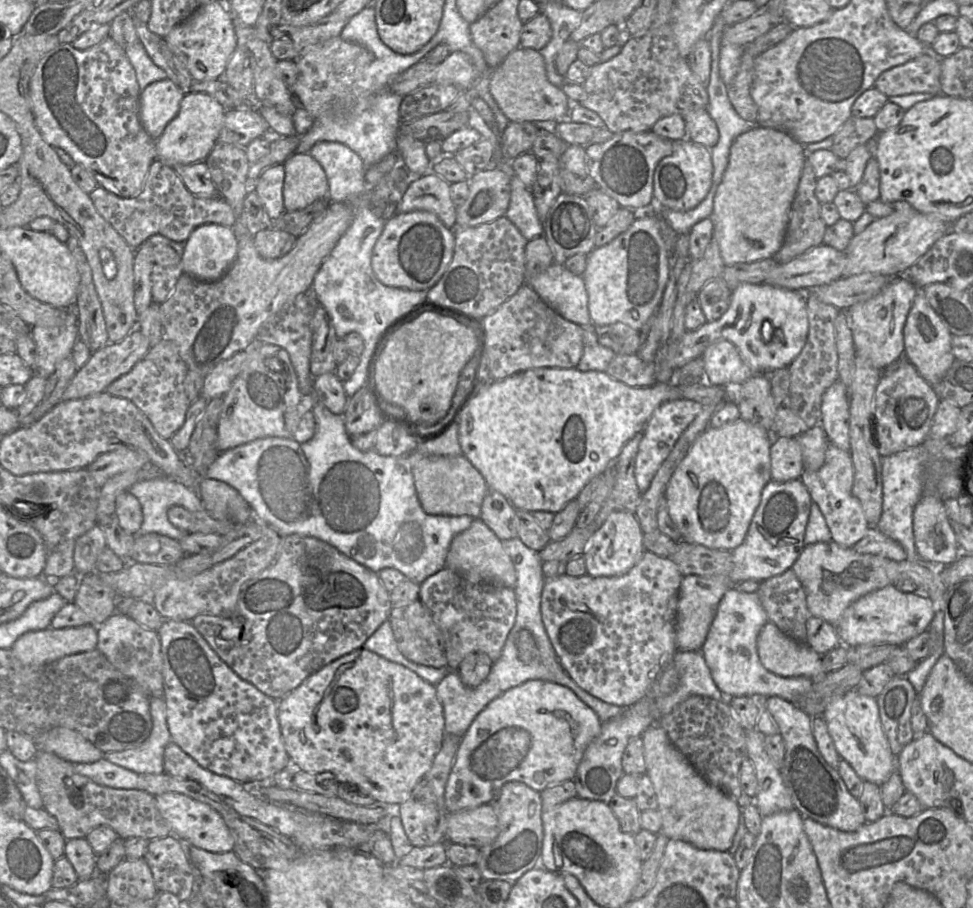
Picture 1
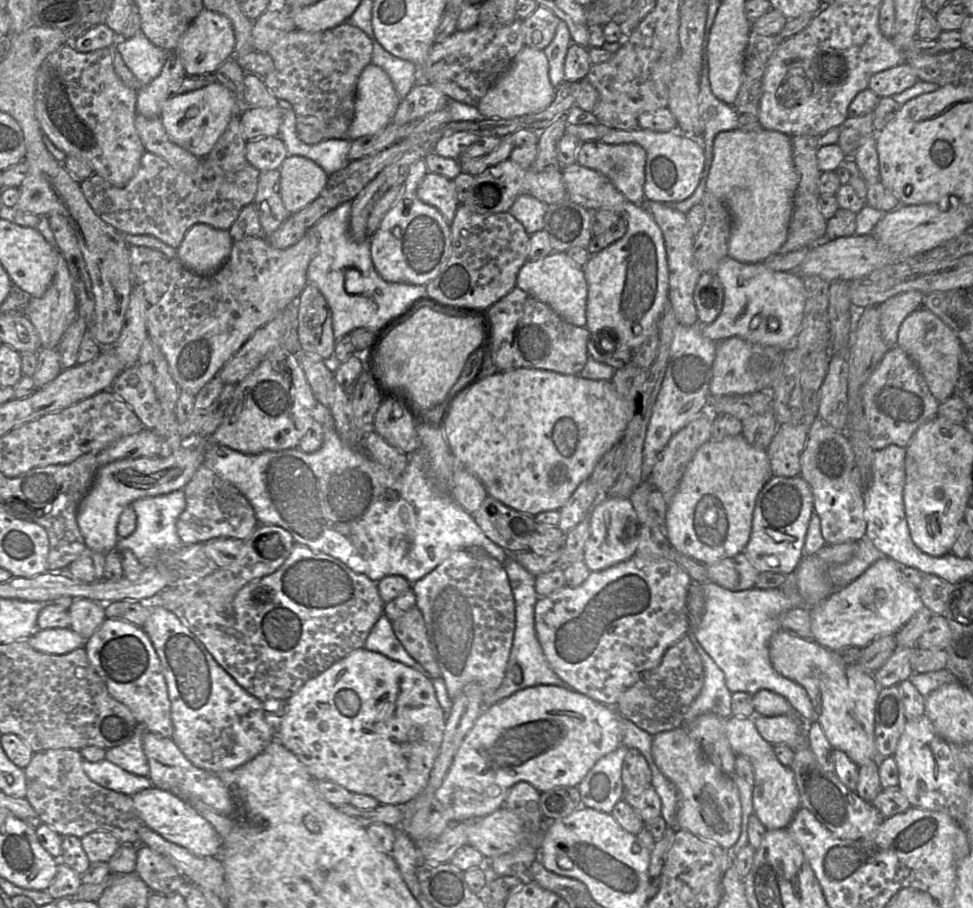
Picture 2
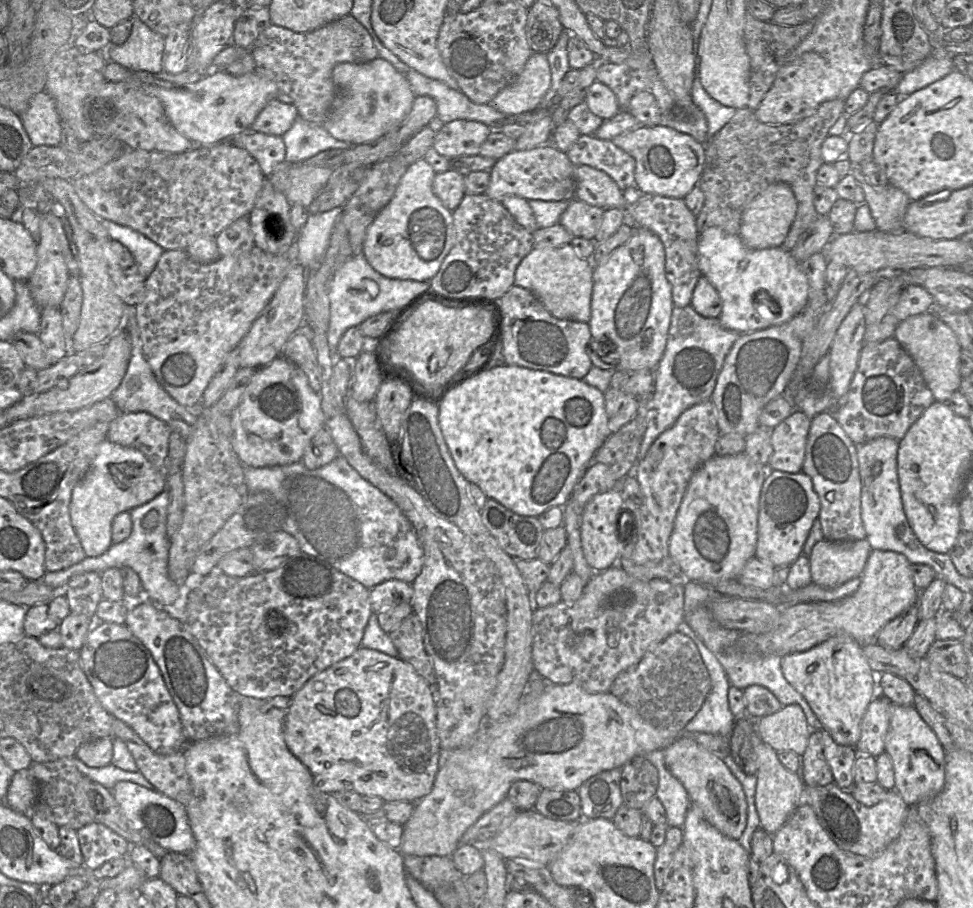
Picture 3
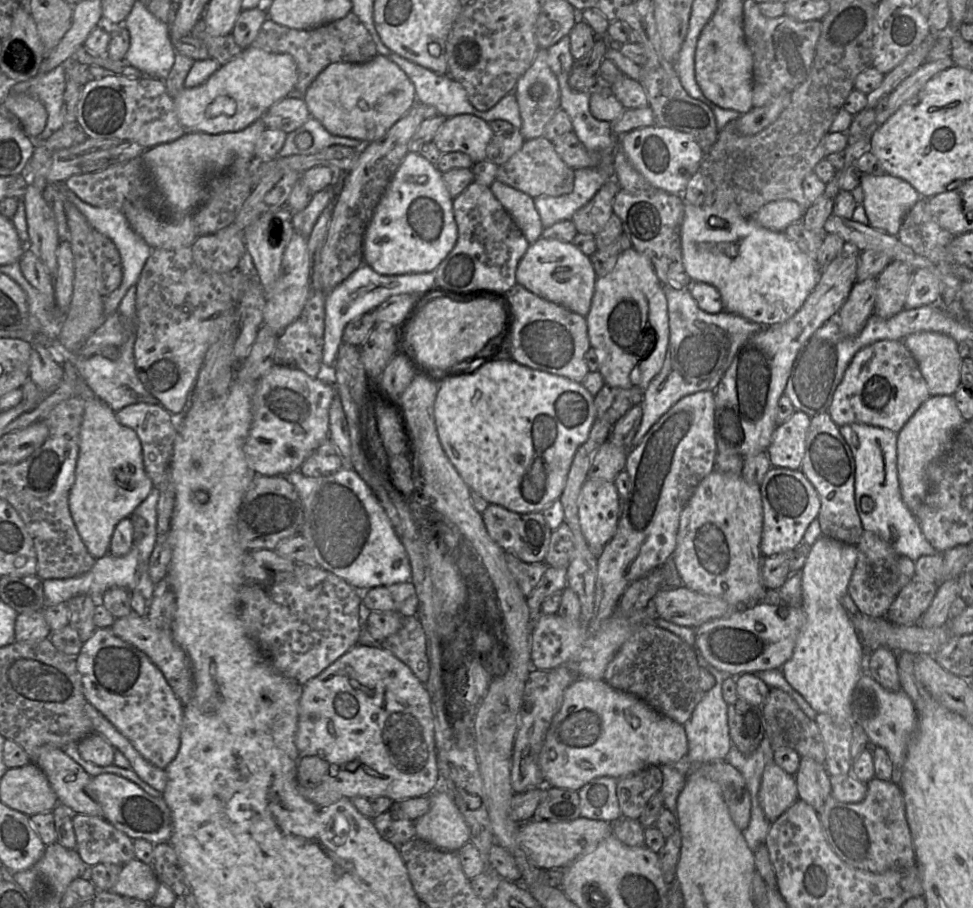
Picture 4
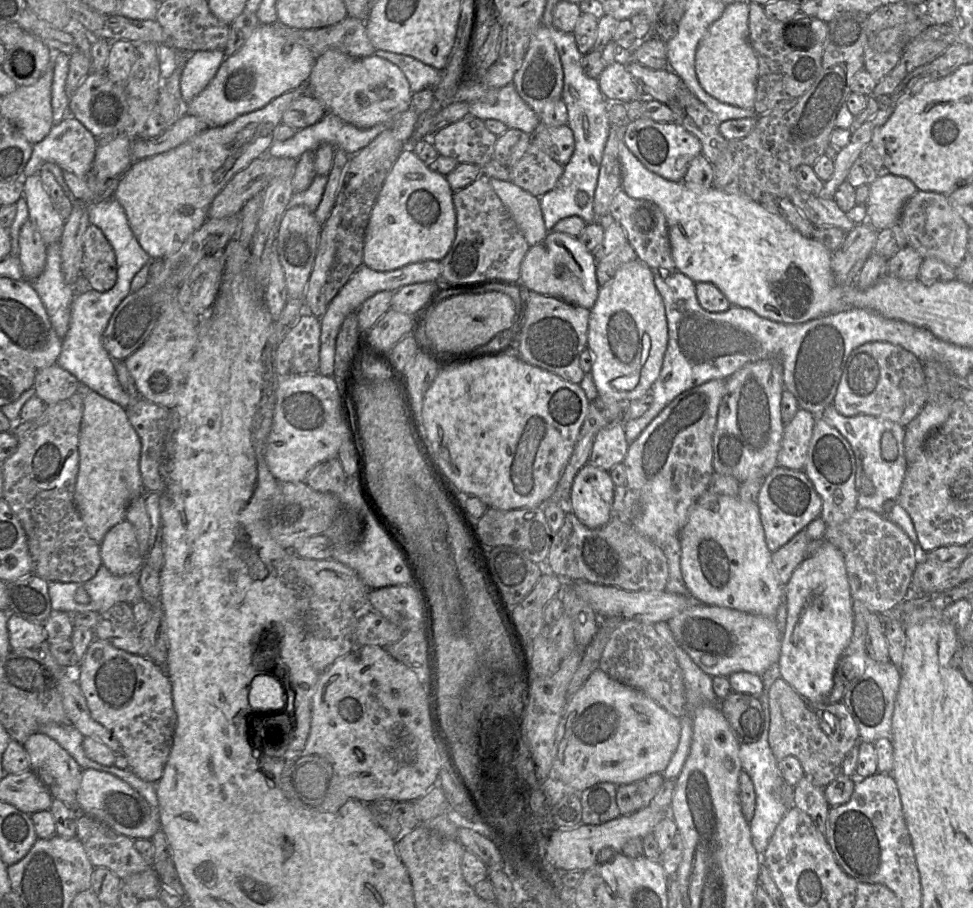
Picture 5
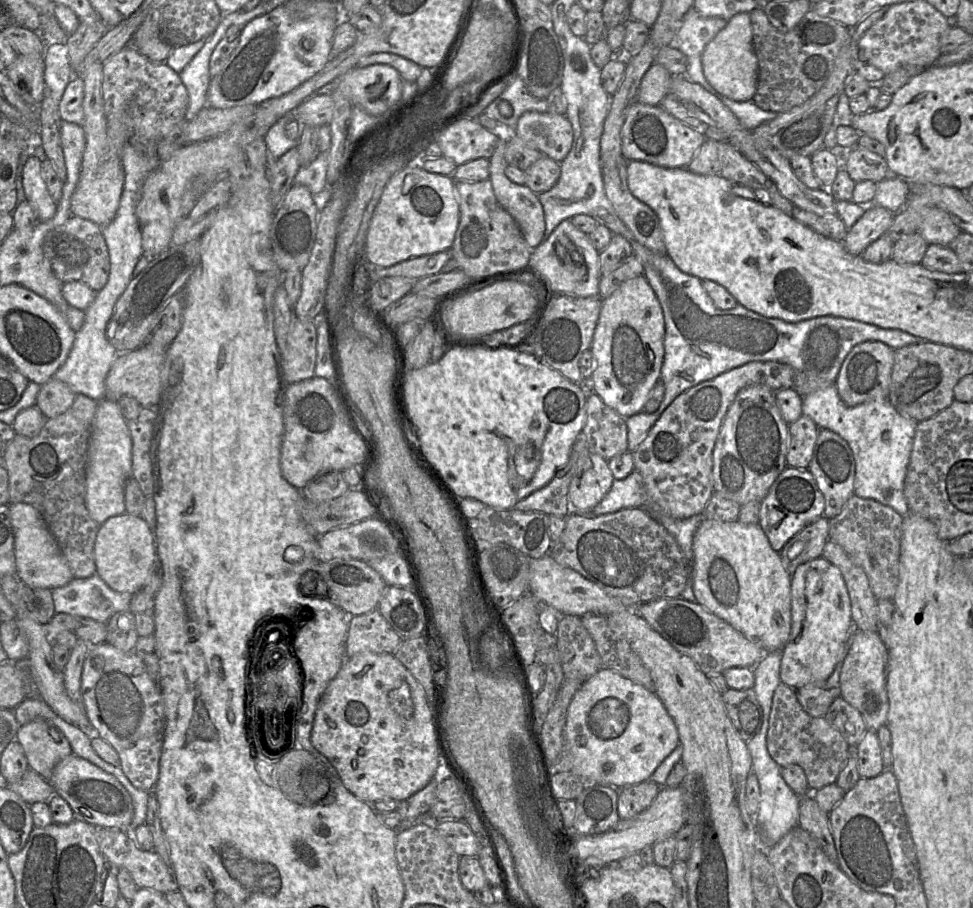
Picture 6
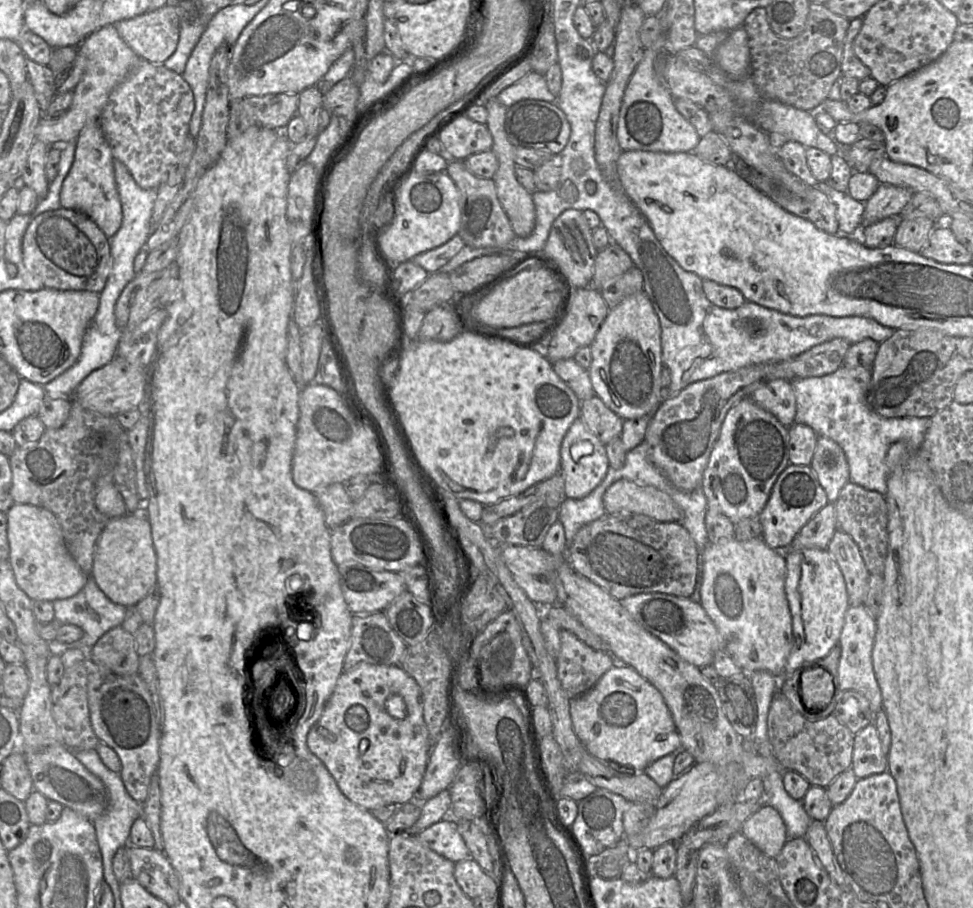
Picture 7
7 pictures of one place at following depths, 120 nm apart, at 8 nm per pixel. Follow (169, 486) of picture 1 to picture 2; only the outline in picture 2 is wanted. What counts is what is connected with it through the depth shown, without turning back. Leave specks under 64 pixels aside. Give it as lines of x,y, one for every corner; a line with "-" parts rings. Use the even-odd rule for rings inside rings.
183,489
165,495
138,499
129,506
132,507
136,514
136,528
127,538
118,540
115,550
128,549
132,551
139,562
146,567
158,563
160,552
184,546
176,532
177,519
186,508

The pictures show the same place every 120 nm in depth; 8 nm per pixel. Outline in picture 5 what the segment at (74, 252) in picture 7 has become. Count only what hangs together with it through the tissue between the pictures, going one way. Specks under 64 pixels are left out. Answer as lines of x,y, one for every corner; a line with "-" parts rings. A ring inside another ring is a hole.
89,224
83,236
81,276
99,292
111,289
117,280
114,250
102,231

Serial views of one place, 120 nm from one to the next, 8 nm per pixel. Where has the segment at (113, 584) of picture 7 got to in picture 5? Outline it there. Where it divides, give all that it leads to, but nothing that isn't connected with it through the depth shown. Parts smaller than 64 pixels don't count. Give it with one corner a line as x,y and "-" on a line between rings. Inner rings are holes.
126,519
105,534
100,544
100,557
102,565
117,576
140,572
146,560
140,551
135,530

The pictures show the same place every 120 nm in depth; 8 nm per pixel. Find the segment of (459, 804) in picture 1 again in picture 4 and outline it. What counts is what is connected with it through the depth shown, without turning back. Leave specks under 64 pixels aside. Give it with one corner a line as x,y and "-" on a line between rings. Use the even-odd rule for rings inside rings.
579,678
564,692
561,708
554,716
546,733
538,764
547,786
578,792
583,786
596,778
612,777
620,780
623,777
635,774
649,766
677,765
680,760
687,755
687,752
688,740
683,725
660,714
636,696
612,688
605,682
605,680
-
435,789
430,795
430,810
416,819
415,838
450,852
458,852
470,841
470,828
453,798
446,790

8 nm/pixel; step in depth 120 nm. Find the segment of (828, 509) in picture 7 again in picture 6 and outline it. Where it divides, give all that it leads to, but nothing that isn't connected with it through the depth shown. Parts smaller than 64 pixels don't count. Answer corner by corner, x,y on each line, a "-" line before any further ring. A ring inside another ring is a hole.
821,516
808,524
779,552
782,564
791,576
800,564
822,556
829,540
829,520

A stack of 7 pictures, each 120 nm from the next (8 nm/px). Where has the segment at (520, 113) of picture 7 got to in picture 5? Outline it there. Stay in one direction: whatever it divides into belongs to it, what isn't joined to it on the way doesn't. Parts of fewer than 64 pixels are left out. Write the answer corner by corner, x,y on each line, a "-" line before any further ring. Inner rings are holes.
540,124
532,134
532,138
552,159
561,165
566,165
574,153
574,135
567,124
557,127

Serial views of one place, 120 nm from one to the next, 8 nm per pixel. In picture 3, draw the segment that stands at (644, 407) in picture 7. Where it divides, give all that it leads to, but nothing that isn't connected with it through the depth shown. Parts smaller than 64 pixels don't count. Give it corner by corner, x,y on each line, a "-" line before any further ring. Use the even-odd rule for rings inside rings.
633,226
631,238
616,248
604,262
594,265
591,316
588,324
594,340
600,344
608,341
602,360
616,365
617,371
654,370
666,348
673,306
671,284
665,275
665,249
662,241
652,231

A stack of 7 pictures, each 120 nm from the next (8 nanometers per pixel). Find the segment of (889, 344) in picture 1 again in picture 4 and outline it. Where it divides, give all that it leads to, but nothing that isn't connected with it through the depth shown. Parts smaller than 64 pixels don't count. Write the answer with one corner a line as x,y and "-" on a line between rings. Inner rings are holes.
919,269
913,273
904,308
914,309
936,304
941,296
941,283
928,269

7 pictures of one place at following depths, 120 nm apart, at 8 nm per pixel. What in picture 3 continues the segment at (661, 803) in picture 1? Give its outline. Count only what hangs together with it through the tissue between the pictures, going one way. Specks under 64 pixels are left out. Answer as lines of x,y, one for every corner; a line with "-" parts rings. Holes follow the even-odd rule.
686,735
665,748
664,756
666,767
683,784
691,804
701,809
704,819
723,835
739,840
747,825
748,803
741,783
723,759

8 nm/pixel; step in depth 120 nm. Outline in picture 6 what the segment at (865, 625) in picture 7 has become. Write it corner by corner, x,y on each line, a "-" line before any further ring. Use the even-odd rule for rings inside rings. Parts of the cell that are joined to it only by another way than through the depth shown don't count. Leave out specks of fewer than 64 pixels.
855,629
841,669
841,697
857,709
867,730
877,731
886,724
889,703
886,689
888,652
877,631

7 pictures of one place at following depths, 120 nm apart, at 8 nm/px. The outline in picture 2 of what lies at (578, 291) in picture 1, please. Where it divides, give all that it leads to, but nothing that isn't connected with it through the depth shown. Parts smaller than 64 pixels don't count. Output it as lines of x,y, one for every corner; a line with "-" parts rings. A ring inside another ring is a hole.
554,251
545,258
528,260
517,274
516,286
548,305
564,321
579,327
586,325
587,283
584,270
567,253

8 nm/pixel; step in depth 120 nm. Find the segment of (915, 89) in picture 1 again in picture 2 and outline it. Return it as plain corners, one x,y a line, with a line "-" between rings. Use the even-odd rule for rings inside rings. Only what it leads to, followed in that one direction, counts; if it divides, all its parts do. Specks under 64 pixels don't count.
903,63
872,75
868,88
880,98
891,97
912,87
918,81
913,68

